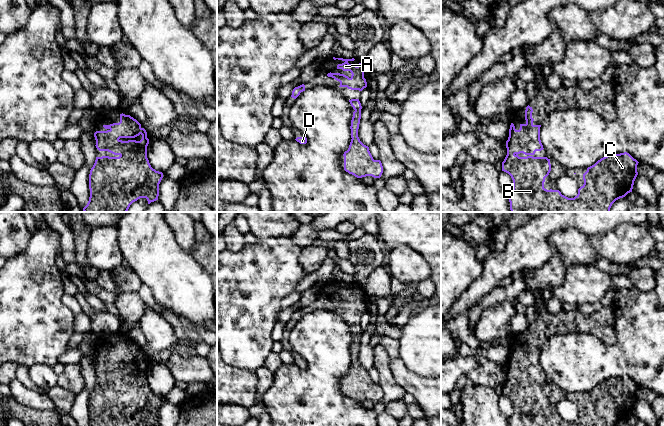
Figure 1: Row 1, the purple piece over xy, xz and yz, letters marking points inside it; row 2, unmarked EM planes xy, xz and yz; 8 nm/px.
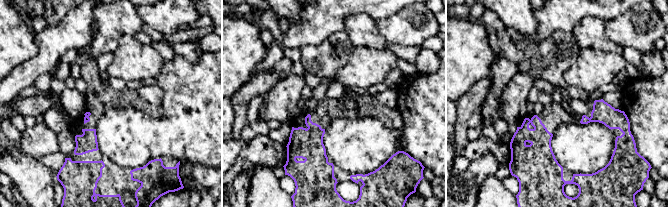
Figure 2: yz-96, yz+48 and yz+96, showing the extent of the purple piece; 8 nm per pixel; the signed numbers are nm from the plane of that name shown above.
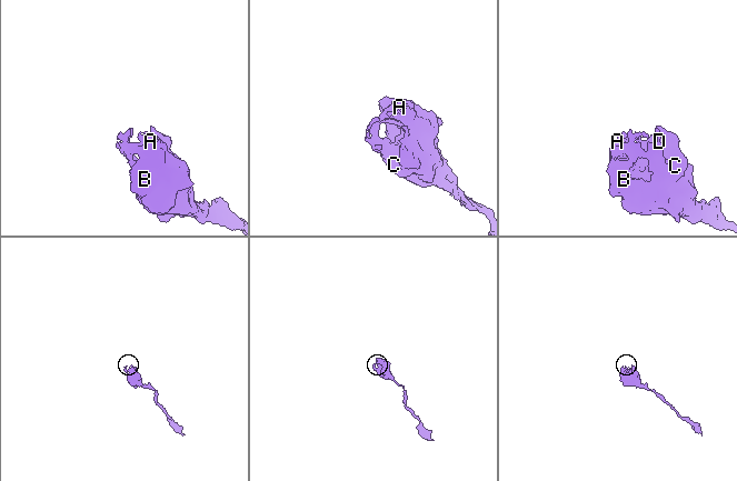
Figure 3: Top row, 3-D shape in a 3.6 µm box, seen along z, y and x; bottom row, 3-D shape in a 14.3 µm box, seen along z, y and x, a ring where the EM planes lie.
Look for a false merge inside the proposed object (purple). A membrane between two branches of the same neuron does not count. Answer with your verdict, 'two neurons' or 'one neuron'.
one neuron

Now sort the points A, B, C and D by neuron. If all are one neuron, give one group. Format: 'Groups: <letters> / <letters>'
Groups: A B C D

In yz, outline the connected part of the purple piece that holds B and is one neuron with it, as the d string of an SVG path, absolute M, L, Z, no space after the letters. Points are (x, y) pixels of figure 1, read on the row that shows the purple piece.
M529 105L525 110L525 124L520 124L520 129L516 130L513 123L510 125L509 137L506 141L507 155L502 162L502 171L508 173L513 180L513 189L509 193L511 212L610 212L612 204L632 192L634 181L638 175L638 161L629 153L609 154L594 165L587 168L583 174L584 184L578 189L578 194L574 198L568 198L561 194L559 190L547 190L544 188L545 178L551 171L550 159L547 157L534 157L536 151L543 150L540 140L541 125L534 125L532 118L533 109Z

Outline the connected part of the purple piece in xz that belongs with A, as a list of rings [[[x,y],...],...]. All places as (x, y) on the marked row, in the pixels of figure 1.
[[[333,57],[334,60],[342,60],[342,64],[337,65],[337,69],[342,69],[343,71],[350,71],[351,72],[351,77],[349,78],[348,76],[340,73],[328,73],[328,77],[332,77],[335,80],[340,82],[339,87],[347,87],[348,89],[351,90],[359,90],[362,91],[364,88],[367,87],[367,82],[366,79],[364,78],[364,65],[359,63],[358,66],[349,64],[349,61],[354,61],[355,59],[343,59],[343,58],[335,58]]]

